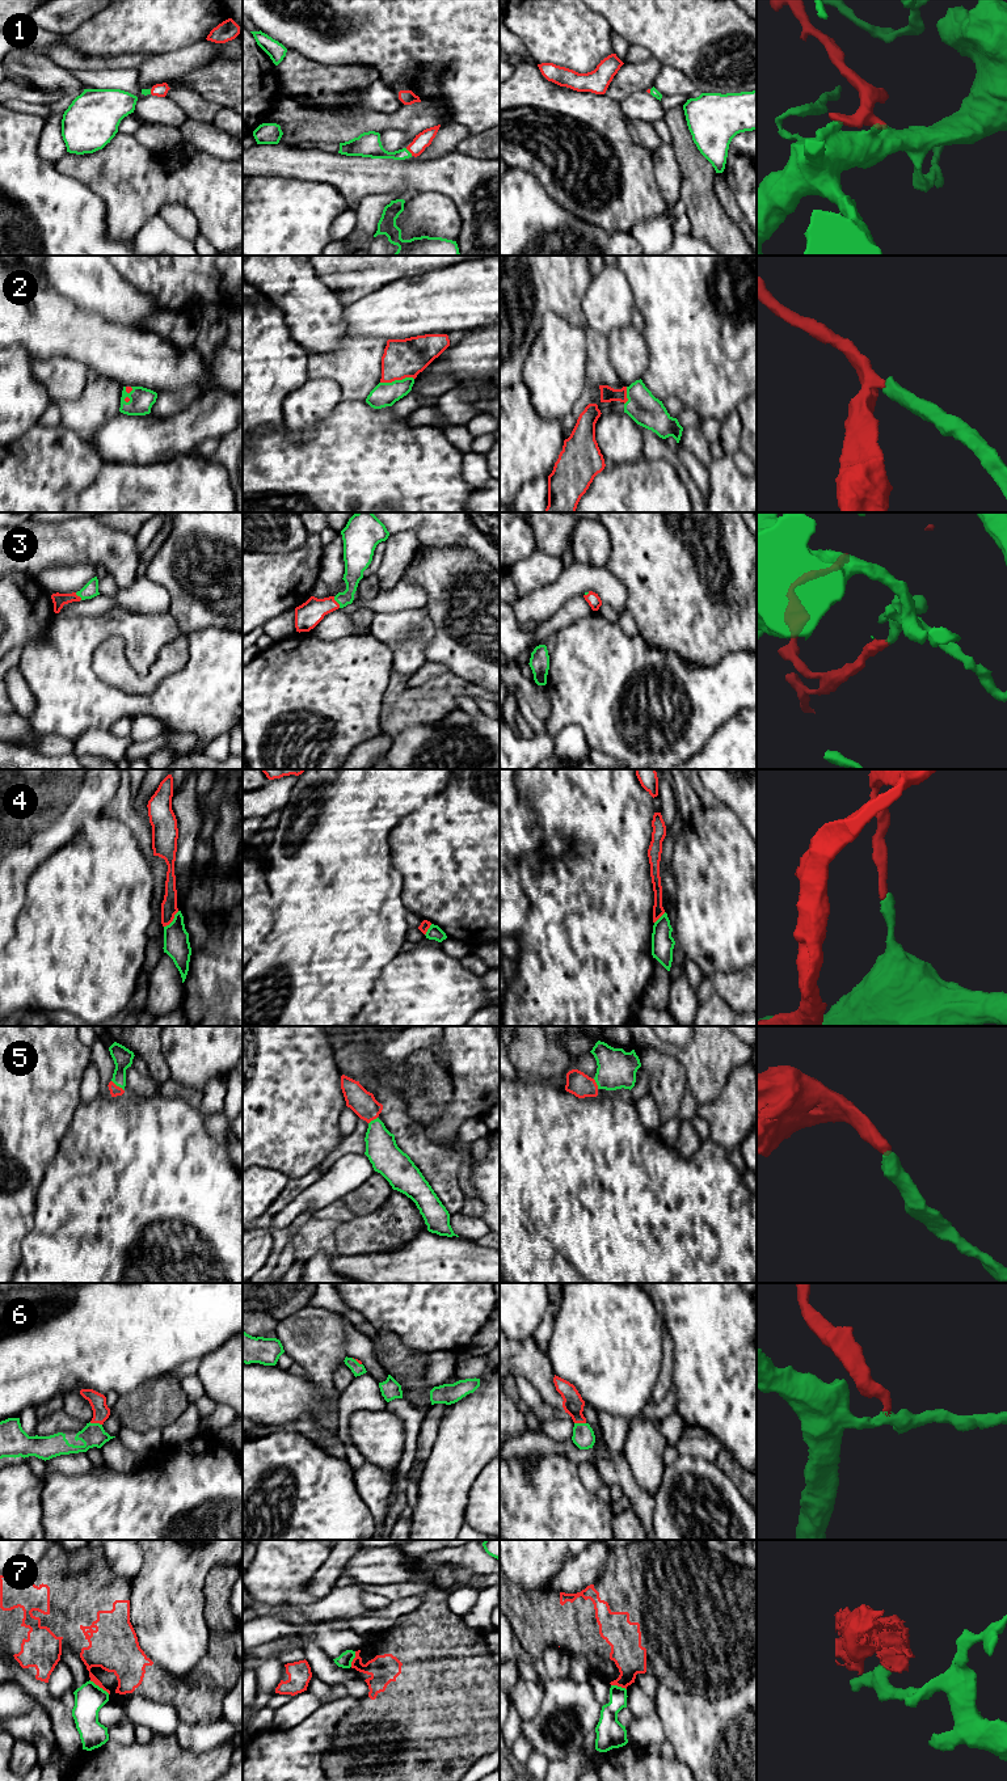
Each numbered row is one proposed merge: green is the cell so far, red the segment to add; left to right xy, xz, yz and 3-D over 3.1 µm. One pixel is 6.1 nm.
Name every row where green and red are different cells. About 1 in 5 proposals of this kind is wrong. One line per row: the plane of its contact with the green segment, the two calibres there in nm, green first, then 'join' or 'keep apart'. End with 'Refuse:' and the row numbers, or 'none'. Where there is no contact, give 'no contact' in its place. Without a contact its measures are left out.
1: contact in xz; calibres 140 and 100 nm; join
2: contact in xz; calibres 150 and 240 nm; join
3: contact in xz; calibres 130 and 160 nm; join
4: contact in xy; calibres 160 and 100 nm; keep apart
5: contact in xy; calibres 120 and 70 nm; join
6: contact in xy; calibres 140 and 100 nm; join
7: contact in xy; calibres 180 and 280 nm; keep apart
Refuse: 4, 7

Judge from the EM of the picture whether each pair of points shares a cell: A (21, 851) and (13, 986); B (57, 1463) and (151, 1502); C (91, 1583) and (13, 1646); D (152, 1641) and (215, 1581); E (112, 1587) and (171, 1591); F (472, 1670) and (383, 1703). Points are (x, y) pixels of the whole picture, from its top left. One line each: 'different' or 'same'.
A: different
B: different
C: same
D: different
E: different
F: same

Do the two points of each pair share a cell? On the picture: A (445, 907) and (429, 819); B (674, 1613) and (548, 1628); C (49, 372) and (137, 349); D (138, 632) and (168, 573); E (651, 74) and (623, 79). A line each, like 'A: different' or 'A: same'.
A: same
B: same
C: different
D: different
E: same

